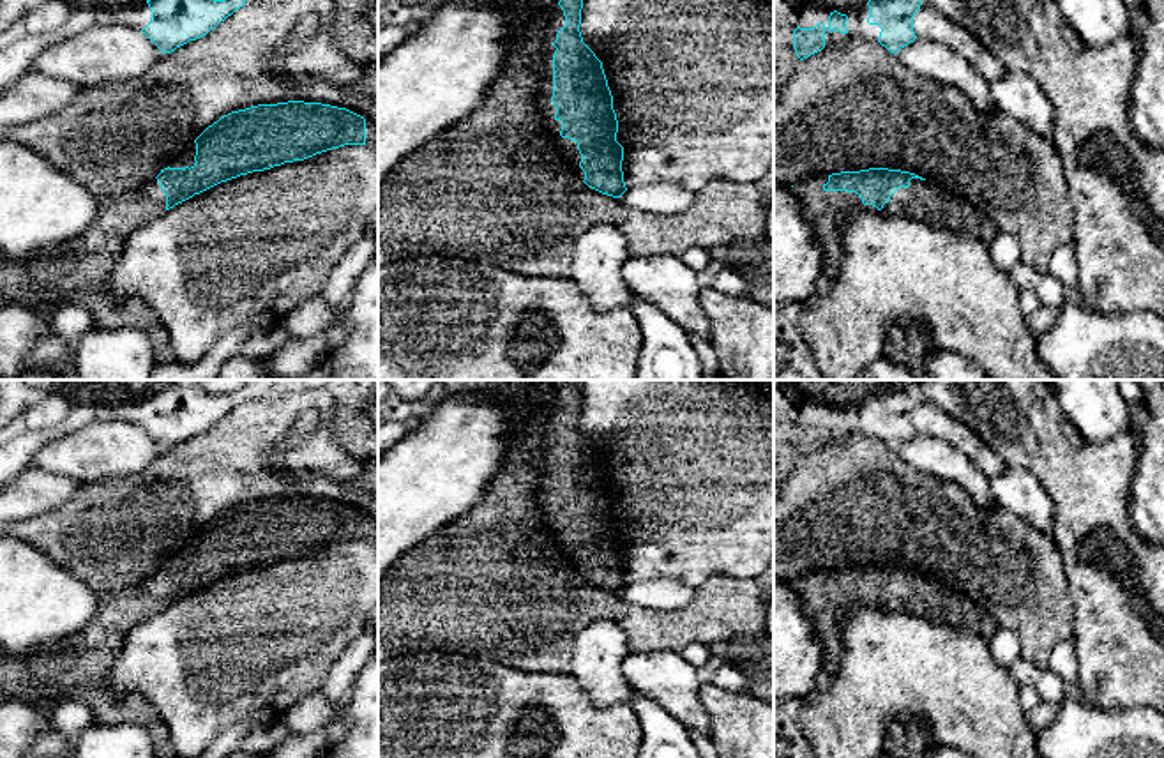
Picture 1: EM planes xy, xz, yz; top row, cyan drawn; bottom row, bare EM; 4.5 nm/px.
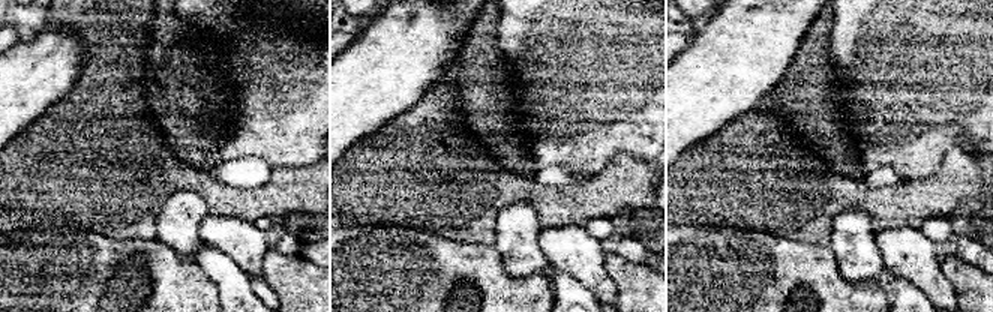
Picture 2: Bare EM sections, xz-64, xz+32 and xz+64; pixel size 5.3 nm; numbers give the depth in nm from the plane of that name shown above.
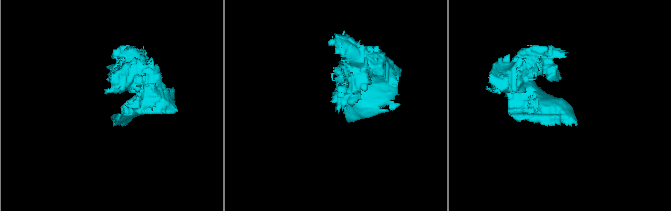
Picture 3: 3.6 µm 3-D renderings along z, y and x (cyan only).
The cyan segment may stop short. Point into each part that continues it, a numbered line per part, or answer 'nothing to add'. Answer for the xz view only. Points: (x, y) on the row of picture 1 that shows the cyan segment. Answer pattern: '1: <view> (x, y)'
1: xz (567, 149)

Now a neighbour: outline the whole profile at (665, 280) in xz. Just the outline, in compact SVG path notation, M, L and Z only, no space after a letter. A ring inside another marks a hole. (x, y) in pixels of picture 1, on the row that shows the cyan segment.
M676 254L629 256L622 277L632 295L655 304L689 336L710 341L710 322L698 304L699 272Z

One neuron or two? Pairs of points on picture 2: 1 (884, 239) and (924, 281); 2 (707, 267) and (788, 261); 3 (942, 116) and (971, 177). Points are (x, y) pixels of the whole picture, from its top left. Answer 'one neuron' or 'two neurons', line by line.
1: one neuron
2: one neuron
3: two neurons

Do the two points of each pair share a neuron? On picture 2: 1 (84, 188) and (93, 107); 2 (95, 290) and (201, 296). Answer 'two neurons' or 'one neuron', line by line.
1: one neuron
2: one neuron

